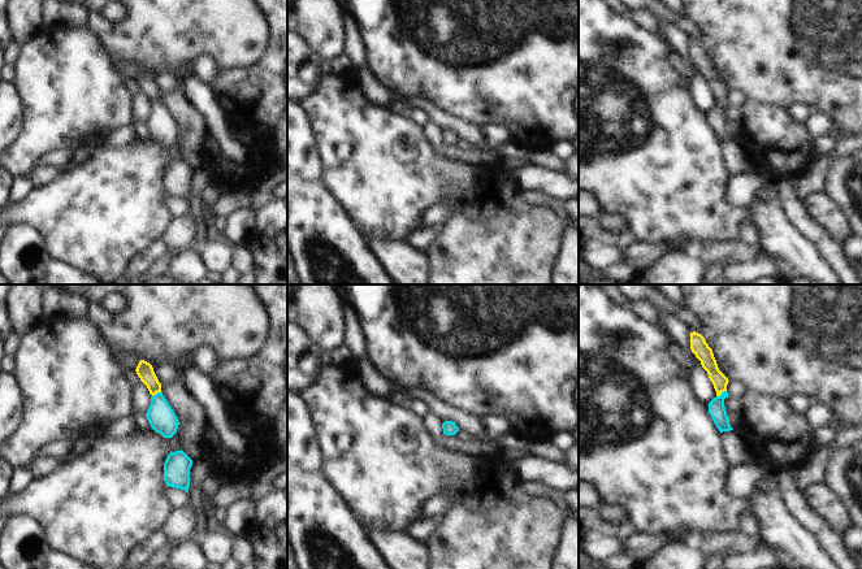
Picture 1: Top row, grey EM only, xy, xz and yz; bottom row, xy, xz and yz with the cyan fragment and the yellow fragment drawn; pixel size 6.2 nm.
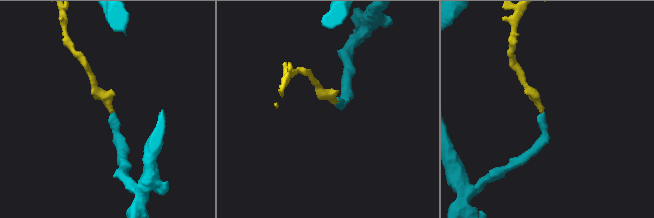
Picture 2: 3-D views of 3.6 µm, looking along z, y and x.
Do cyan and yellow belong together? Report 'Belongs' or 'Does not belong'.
Belongs.

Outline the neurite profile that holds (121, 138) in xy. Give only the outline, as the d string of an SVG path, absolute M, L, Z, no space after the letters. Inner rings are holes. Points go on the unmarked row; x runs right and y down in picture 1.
M131 123L120 126L117 130L107 135L104 144L113 149L127 147L137 138L135 130Z

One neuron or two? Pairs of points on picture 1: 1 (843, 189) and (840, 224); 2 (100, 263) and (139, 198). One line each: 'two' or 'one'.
1: two
2: one

